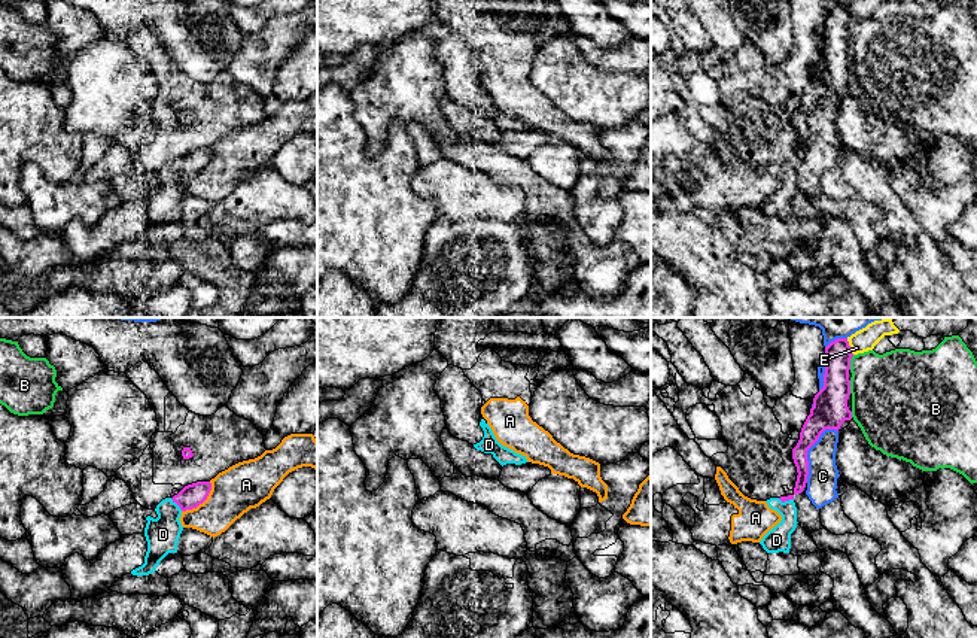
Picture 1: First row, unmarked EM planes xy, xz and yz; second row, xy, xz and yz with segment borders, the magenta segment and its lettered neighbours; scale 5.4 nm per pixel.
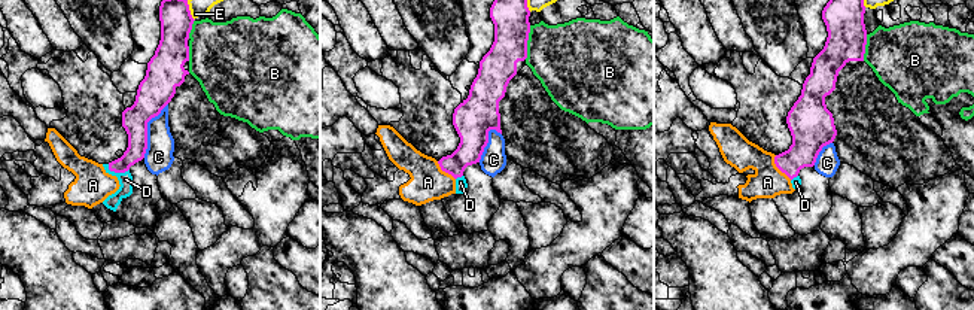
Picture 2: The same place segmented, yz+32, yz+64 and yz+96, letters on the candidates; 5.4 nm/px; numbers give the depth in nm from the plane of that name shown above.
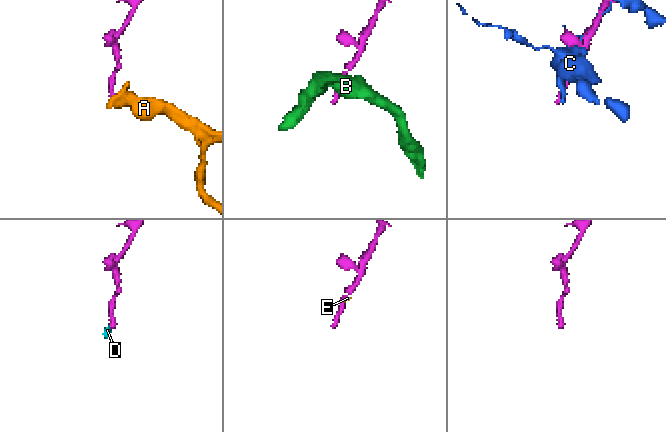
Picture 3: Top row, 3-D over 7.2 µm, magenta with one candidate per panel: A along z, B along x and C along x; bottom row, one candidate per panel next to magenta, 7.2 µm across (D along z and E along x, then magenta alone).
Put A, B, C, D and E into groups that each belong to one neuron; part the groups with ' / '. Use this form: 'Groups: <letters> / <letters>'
Groups: A / B / C / D / E

